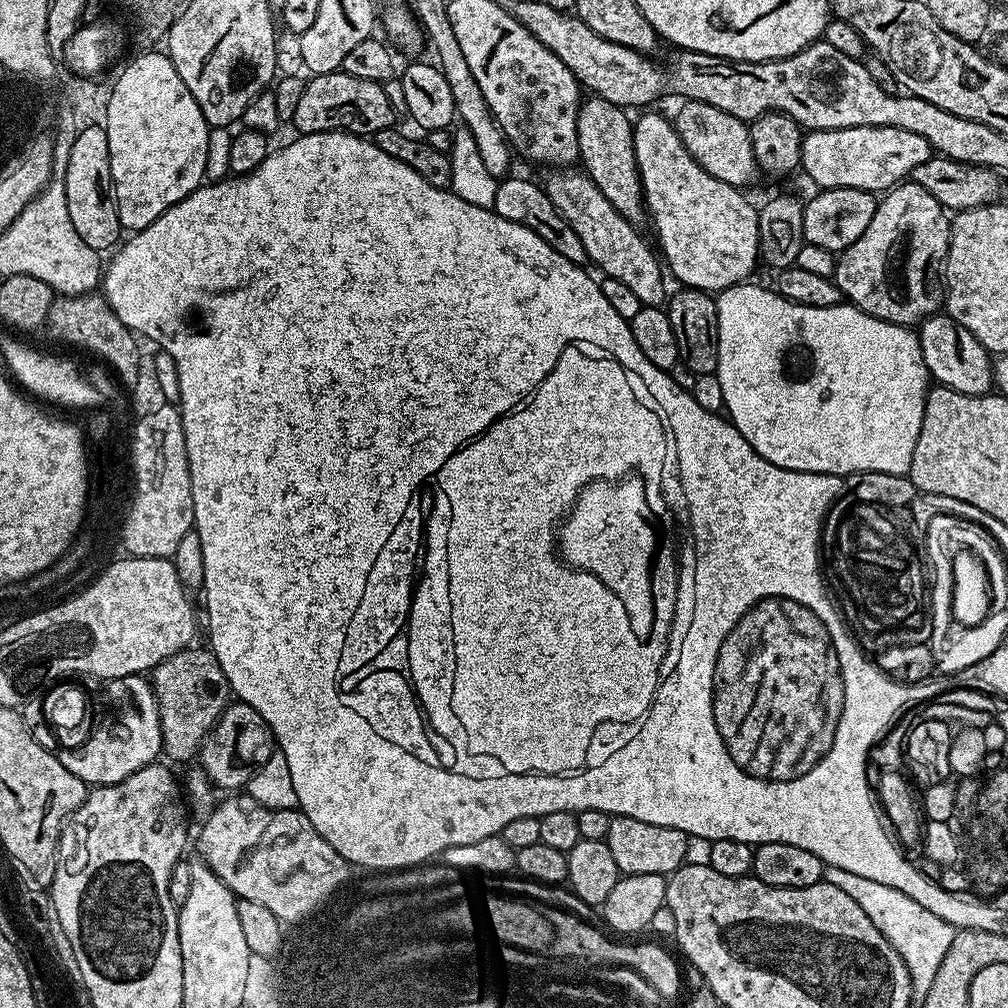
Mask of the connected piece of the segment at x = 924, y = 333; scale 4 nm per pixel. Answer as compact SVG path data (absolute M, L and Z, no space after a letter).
M933 314L919 325L918 335L929 377L937 385L971 396L986 396L993 391L993 357L984 349L982 342L970 334L970 330L966 330L947 314Z

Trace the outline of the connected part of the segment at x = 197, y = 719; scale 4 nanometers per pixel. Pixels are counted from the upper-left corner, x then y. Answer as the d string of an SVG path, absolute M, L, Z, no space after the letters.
M189 646L170 654L170 658L166 658L162 665L164 681L161 682L160 688L158 684L158 699L160 702L160 725L164 734L162 752L165 757L169 756L169 758L167 757L169 761L188 760L191 756L193 759L194 753L204 743L208 733L219 722L220 715L230 703L228 679L226 674L222 674L222 666L218 666L218 658L212 652L211 647L196 647Z

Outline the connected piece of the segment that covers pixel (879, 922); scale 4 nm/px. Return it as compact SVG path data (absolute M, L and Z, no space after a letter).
M825 867L823 883L838 886L838 890L850 894L862 911L868 915L870 922L882 930L882 934L890 942L894 950L906 962L906 970L912 979L912 990L917 997L923 998L934 983L934 974L942 964L946 952L954 942L957 929L938 918L938 914L930 914L923 906L918 906L914 898L902 894L902 890L894 890L894 886L882 886L882 882L873 882L870 878L862 878L858 874L850 874L850 870L838 870Z

